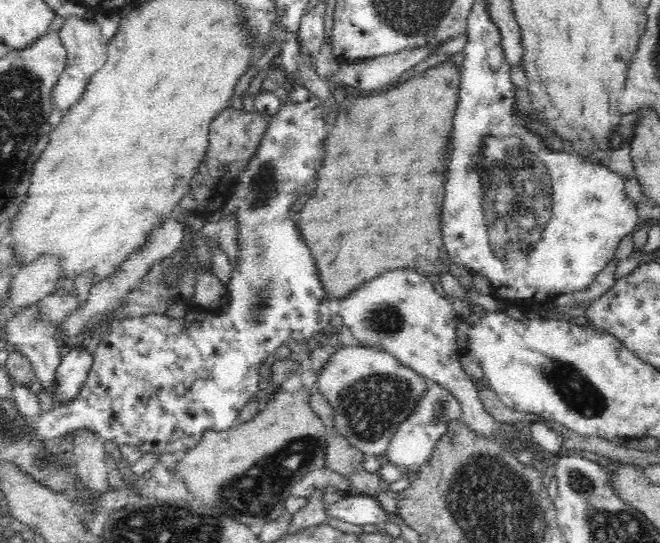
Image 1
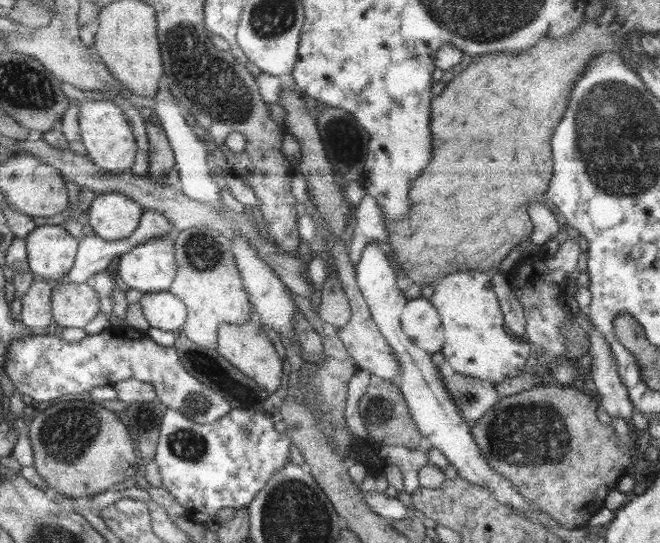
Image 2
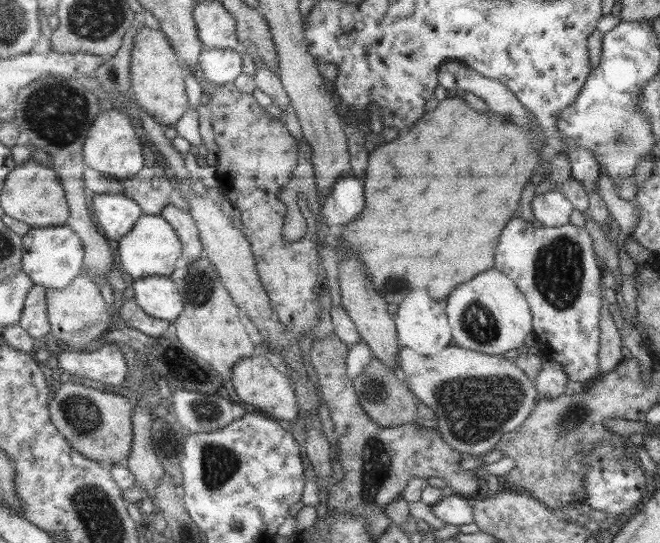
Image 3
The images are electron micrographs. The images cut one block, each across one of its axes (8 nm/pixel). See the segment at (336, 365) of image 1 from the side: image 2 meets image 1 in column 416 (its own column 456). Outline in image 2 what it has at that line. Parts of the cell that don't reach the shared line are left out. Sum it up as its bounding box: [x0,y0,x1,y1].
[441,372,500,428]

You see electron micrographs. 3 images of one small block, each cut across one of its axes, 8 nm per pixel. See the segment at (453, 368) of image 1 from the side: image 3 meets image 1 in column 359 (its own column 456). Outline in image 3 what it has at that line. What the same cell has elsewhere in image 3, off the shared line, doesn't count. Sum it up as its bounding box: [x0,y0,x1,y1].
[446,268,533,356]

